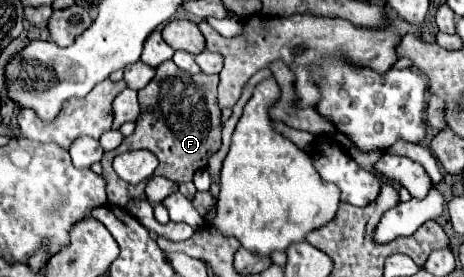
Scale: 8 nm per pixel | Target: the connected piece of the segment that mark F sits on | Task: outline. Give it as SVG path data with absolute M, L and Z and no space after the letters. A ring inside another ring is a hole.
M171 60L163 62L157 68L155 78L143 90L139 90L141 114L135 132L129 138L125 138L119 148L105 152L101 158L103 166L101 176L105 178L107 184L109 204L125 208L129 200L143 200L143 188L145 188L145 182L127 184L119 180L119 176L113 172L111 166L117 154L129 150L149 150L159 160L159 170L155 170L155 176L163 176L179 184L191 182L195 172L207 166L207 158L221 148L221 110L217 104L217 84L219 76L207 76L207 74L193 76L177 68Z

